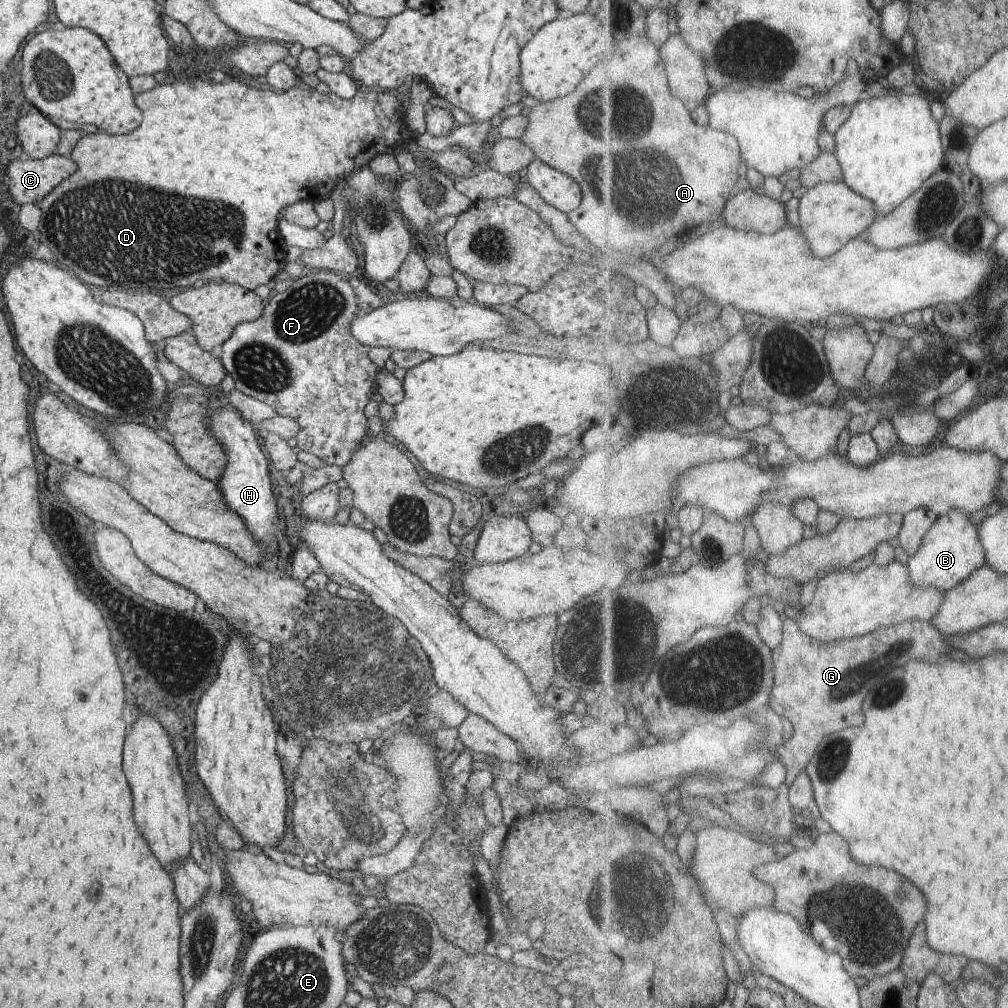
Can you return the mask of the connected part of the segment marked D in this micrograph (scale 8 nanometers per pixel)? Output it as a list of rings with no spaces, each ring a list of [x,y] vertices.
[[[203,77],[194,84],[185,81],[157,84],[156,88],[135,95],[135,102],[136,106],[143,110],[142,124],[136,130],[123,135],[84,133],[69,156],[76,162],[78,170],[64,182],[60,182],[38,203],[42,210],[42,222],[40,222],[42,242],[52,250],[56,262],[70,268],[82,282],[104,288],[124,286],[126,290],[154,290],[154,288],[172,290],[172,288],[188,288],[196,280],[202,280],[204,283],[210,281],[236,283],[253,291],[260,284],[268,284],[279,273],[282,264],[286,263],[287,244],[279,230],[280,210],[296,204],[299,200],[315,203],[321,198],[330,197],[338,182],[346,180],[352,172],[356,172],[362,166],[369,166],[376,156],[385,152],[396,155],[406,149],[406,142],[412,139],[405,124],[405,111],[402,110],[401,101],[386,90],[373,89],[370,92],[358,90],[352,98],[344,99],[332,92],[325,95],[303,86],[294,85],[287,91],[258,90],[242,84],[237,79],[211,82],[210,79]]]

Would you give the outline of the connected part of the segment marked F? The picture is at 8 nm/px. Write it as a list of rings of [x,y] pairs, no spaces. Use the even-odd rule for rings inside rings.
[[[320,269],[319,272],[302,276],[299,279],[295,279],[288,283],[288,287],[284,292],[278,292],[274,296],[269,297],[266,301],[264,312],[260,318],[253,320],[252,322],[245,322],[238,324],[232,332],[232,336],[222,345],[222,366],[225,368],[225,372],[230,374],[235,380],[235,388],[242,394],[245,394],[250,400],[256,399],[272,406],[280,416],[290,416],[296,422],[300,430],[295,436],[297,441],[297,448],[299,450],[305,450],[318,456],[324,464],[331,464],[336,462],[336,466],[346,466],[354,454],[354,450],[360,448],[361,444],[367,440],[367,436],[370,433],[371,427],[366,424],[368,419],[365,415],[365,408],[368,402],[370,402],[370,393],[375,392],[375,386],[377,384],[377,374],[380,368],[368,357],[370,352],[369,347],[364,347],[350,332],[350,324],[354,318],[358,318],[362,314],[360,306],[358,306],[358,298],[356,298],[356,292],[352,288],[352,284],[348,282],[348,277],[340,275],[334,271],[328,269]]]

